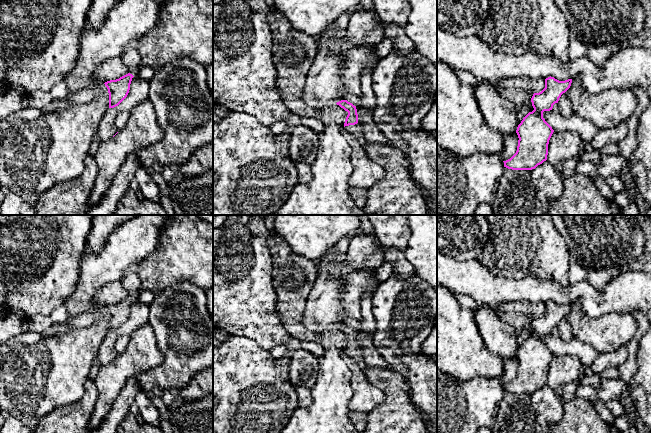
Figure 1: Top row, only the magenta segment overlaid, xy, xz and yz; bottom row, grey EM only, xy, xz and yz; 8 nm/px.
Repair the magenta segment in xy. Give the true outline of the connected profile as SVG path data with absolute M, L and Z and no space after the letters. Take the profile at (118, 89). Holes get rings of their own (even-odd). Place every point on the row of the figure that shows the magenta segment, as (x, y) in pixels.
M129 46L124 51L122 61L127 66L129 73L116 80L105 82L109 93L109 108L118 106L128 95L132 78L140 70L141 57L134 46Z

